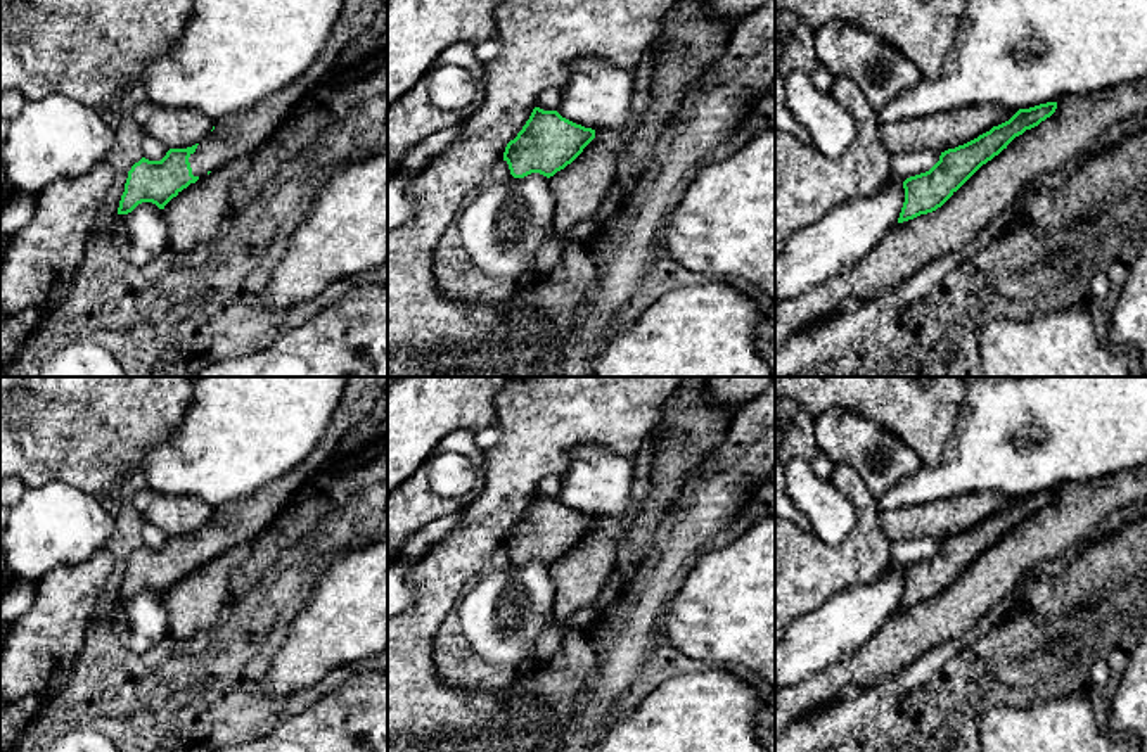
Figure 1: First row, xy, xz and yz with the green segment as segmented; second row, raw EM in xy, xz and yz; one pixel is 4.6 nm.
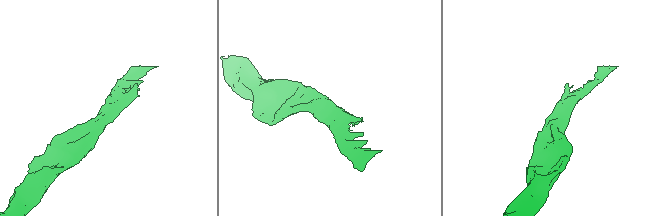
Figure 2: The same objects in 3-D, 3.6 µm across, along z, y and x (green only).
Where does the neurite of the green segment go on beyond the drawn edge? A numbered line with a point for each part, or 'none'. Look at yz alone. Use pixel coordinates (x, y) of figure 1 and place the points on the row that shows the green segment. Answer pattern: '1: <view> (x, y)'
none

